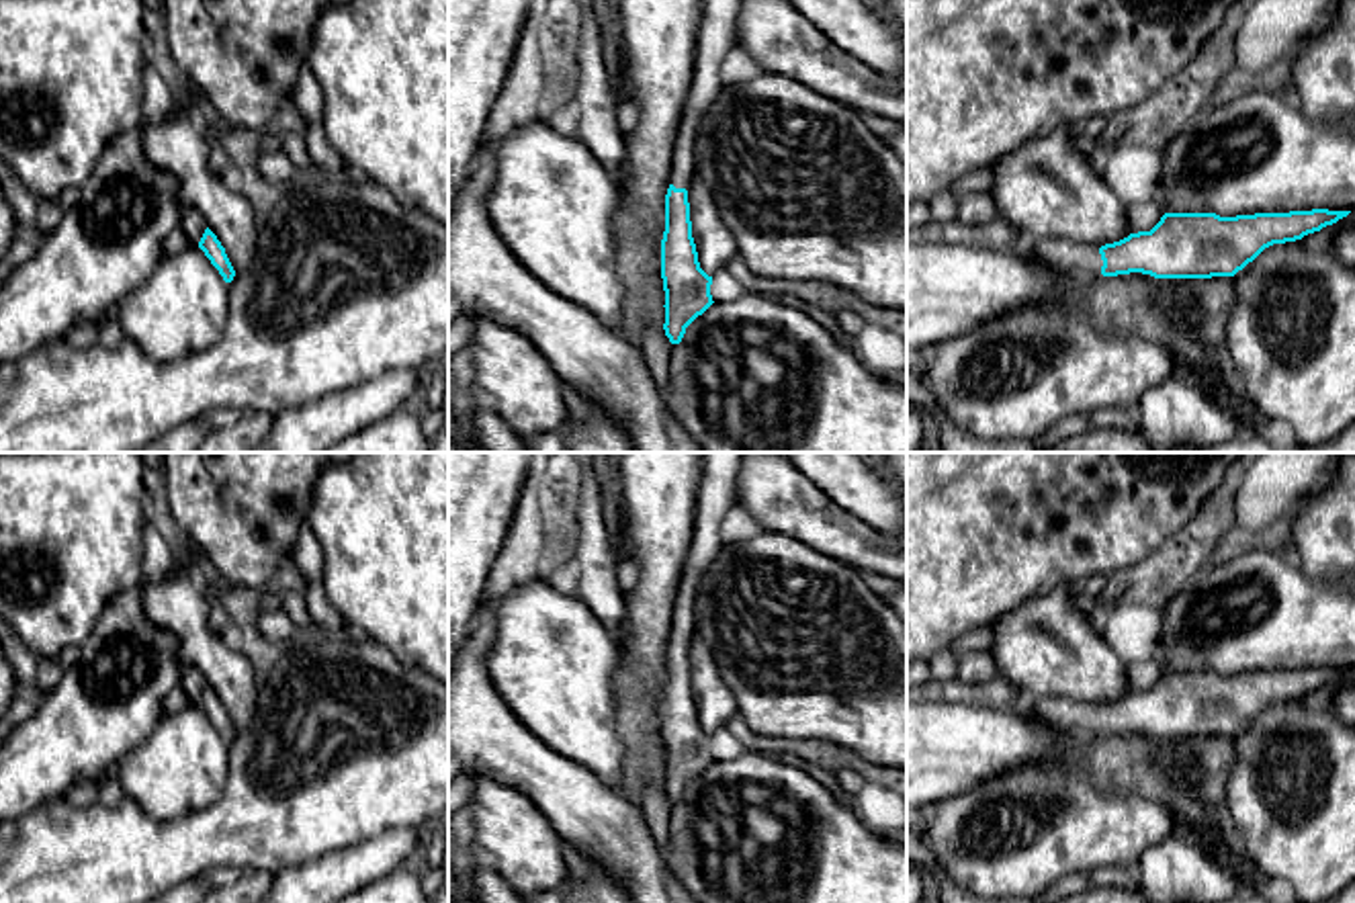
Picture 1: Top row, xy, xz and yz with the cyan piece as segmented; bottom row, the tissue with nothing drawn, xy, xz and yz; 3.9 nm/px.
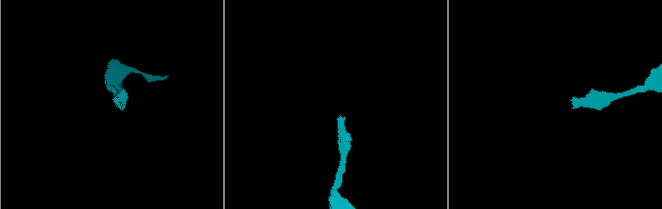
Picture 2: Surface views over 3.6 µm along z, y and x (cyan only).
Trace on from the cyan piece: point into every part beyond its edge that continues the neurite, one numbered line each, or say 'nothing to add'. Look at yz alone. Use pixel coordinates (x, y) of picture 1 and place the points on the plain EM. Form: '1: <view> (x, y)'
1: yz (1057, 711)

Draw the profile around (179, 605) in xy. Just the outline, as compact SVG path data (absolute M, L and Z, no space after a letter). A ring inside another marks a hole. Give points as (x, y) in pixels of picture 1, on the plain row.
M180 567L162 582L141 582L147 618L178 641L178 661L196 668L217 694L235 731L254 715L258 678L252 661L229 649L209 625L211 596L194 573Z

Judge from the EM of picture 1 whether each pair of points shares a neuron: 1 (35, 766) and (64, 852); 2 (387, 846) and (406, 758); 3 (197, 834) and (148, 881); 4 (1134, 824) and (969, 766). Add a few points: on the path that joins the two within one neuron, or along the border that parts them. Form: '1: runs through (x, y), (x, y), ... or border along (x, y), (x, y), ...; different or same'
1: border along (60, 797), (33, 807), (21, 818); different
2: border along (416, 826), (389, 828), (346, 846); different
3: runs through (185, 846), (160, 869); same
4: border along (1044, 768), (1020, 766), (952, 795); different

